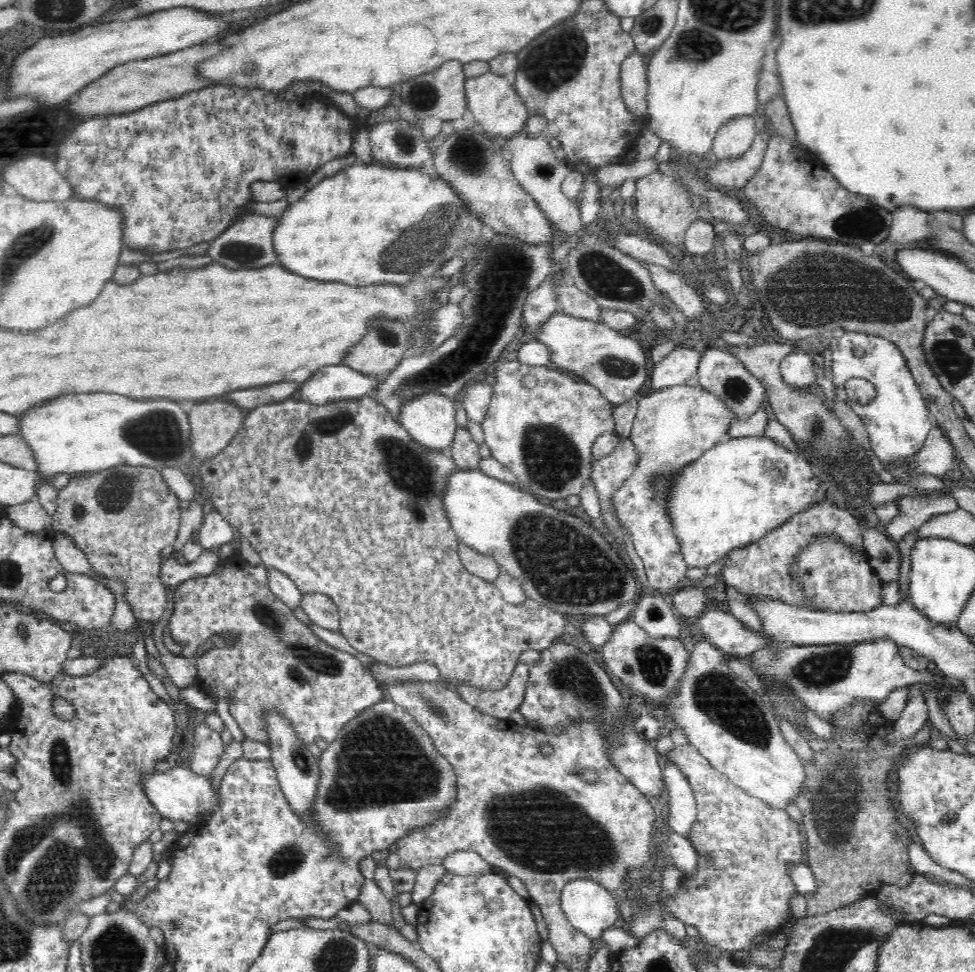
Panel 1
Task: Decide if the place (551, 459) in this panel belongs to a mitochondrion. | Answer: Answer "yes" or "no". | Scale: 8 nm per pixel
yes

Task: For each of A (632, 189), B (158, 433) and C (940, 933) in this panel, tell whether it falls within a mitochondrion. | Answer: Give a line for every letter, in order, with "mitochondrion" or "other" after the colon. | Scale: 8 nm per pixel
A: other
B: mitochondrion
C: other

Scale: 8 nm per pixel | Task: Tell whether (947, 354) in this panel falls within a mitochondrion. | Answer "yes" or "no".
yes

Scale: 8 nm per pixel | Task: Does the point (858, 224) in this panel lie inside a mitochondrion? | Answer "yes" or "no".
yes

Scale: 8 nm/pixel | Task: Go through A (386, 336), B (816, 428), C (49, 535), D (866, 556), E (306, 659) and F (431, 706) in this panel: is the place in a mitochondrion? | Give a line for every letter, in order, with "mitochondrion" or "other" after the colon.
A: mitochondrion
B: mitochondrion
C: other
D: other
E: mitochondrion
F: mitochondrion

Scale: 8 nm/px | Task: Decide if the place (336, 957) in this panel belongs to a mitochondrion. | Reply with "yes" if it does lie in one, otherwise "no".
yes

